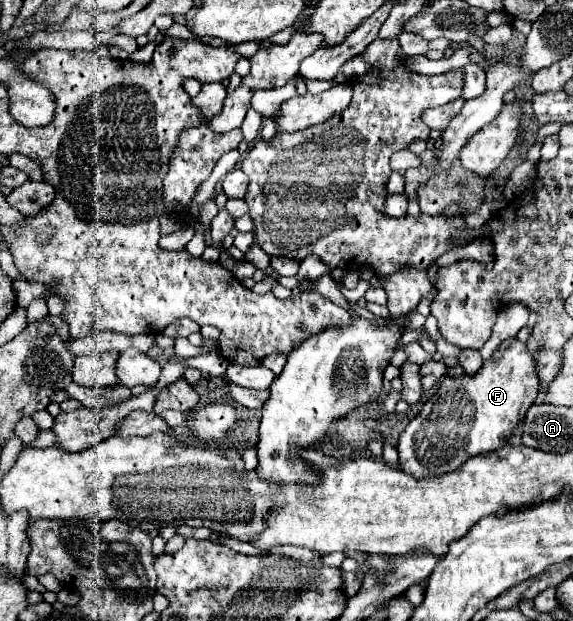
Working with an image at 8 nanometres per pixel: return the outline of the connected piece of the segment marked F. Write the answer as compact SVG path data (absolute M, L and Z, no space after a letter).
M516 337L504 341L496 353L484 361L478 373L446 375L438 391L428 397L422 411L400 435L398 455L402 471L416 479L438 477L458 469L470 457L500 449L514 433L520 419L524 419L538 389L536 361Z

